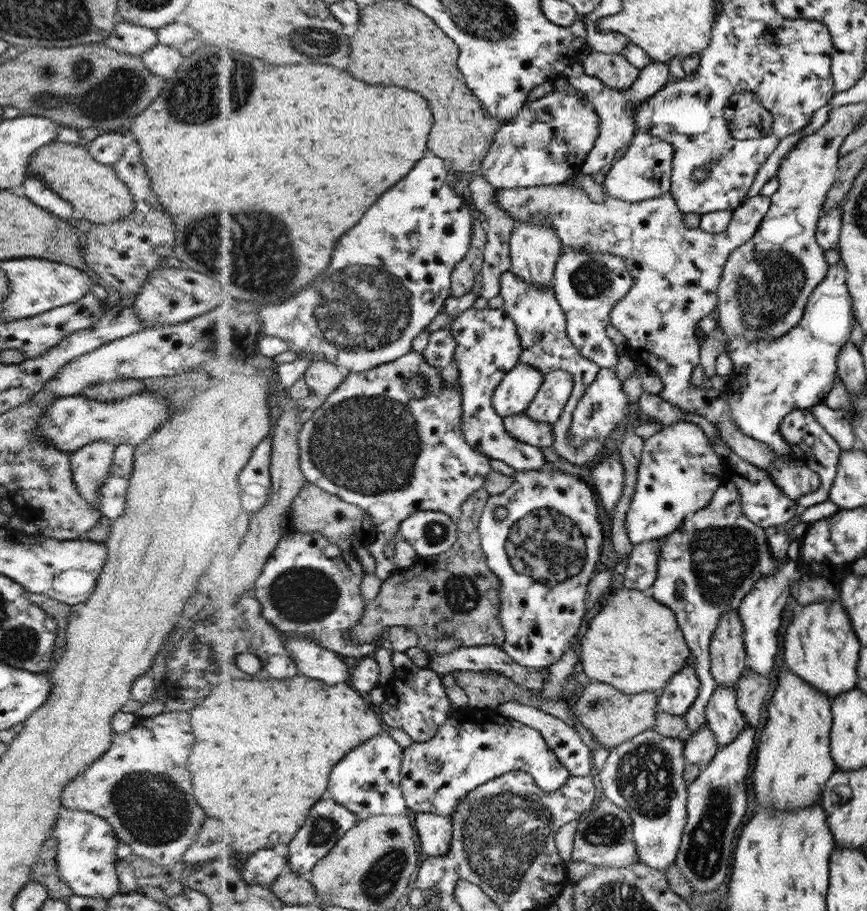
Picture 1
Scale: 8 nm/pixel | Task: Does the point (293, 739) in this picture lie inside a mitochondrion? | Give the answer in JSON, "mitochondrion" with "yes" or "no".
{"mitochondrion":"no"}

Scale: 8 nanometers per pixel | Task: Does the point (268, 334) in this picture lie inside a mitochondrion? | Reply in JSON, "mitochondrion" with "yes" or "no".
{"mitochondrion":"no"}

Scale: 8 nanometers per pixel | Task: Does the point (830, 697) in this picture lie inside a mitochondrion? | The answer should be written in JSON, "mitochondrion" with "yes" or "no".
{"mitochondrion":"no"}

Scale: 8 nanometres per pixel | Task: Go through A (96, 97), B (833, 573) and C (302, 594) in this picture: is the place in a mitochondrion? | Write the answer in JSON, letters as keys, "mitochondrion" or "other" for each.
{"A":"mitochondrion","B":"other","C":"mitochondrion"}

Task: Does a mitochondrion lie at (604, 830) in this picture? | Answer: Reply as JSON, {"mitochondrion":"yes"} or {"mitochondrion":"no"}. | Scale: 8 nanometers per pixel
{"mitochondrion":"yes"}

